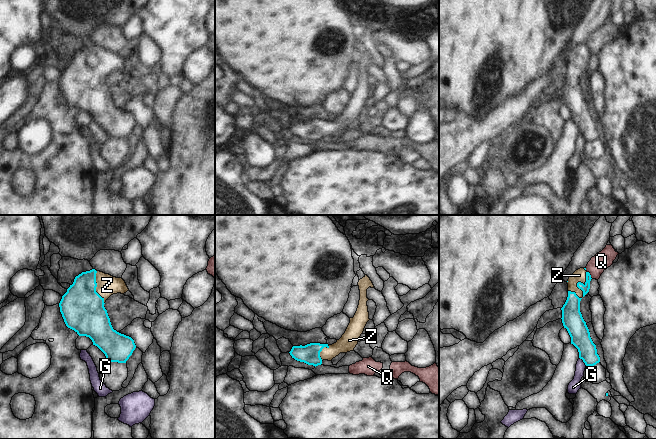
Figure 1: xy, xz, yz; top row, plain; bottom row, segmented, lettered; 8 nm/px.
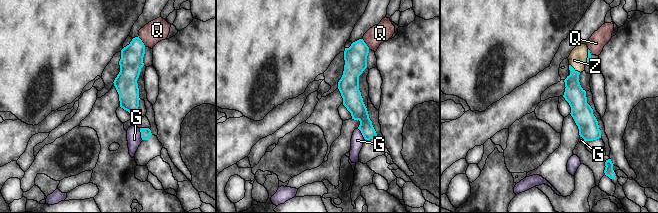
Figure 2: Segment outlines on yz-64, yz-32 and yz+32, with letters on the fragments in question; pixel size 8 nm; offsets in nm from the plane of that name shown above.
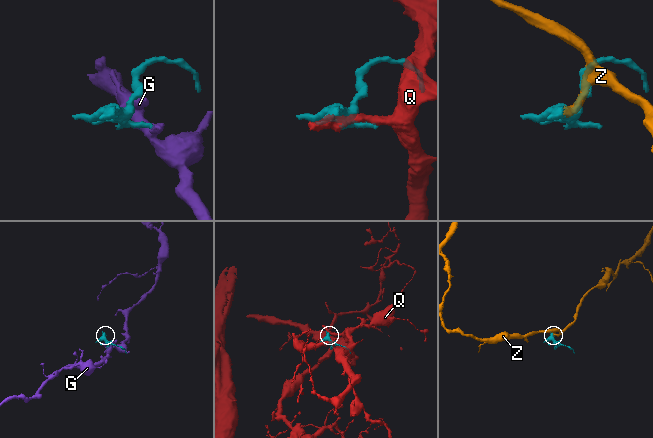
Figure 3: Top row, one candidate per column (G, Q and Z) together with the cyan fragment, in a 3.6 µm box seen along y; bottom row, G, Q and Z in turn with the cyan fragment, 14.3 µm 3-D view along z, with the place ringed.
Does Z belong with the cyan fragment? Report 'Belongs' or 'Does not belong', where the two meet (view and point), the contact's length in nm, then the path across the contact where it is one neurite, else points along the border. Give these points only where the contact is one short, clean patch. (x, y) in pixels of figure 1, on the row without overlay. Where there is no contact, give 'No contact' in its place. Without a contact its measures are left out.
Belongs. Touches cyan at yz (579, 58). Shared border 260 nm. Path across: yz (585, 64), (579, 58), (579, 51)

